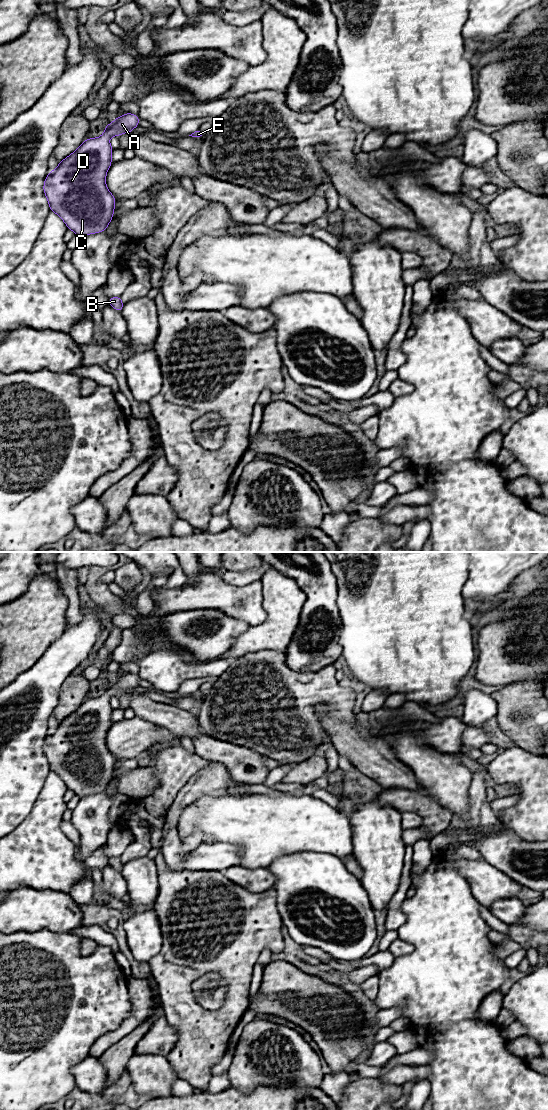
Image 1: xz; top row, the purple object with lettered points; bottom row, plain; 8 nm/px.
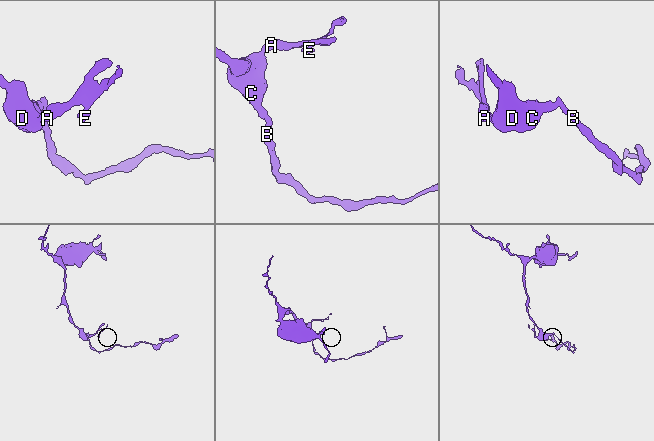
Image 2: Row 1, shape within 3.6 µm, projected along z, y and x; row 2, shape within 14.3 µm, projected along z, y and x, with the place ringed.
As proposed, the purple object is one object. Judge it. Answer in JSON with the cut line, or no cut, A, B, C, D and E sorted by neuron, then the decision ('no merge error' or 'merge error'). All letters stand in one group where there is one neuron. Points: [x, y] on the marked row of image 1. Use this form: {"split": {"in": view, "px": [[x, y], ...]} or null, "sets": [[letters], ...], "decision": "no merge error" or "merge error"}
{"split": null, "sets": [["A", "B", "C", "D", "E"]], "decision": "no merge error"}

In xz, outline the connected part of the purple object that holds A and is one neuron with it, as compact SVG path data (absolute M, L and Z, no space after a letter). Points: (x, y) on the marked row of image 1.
M125 113L104 128L104 134L86 139L73 153L64 158L46 176L43 185L50 211L56 213L80 238L106 231L115 210L116 199L106 185L107 171L112 164L111 137L130 133L139 126L139 116Z

